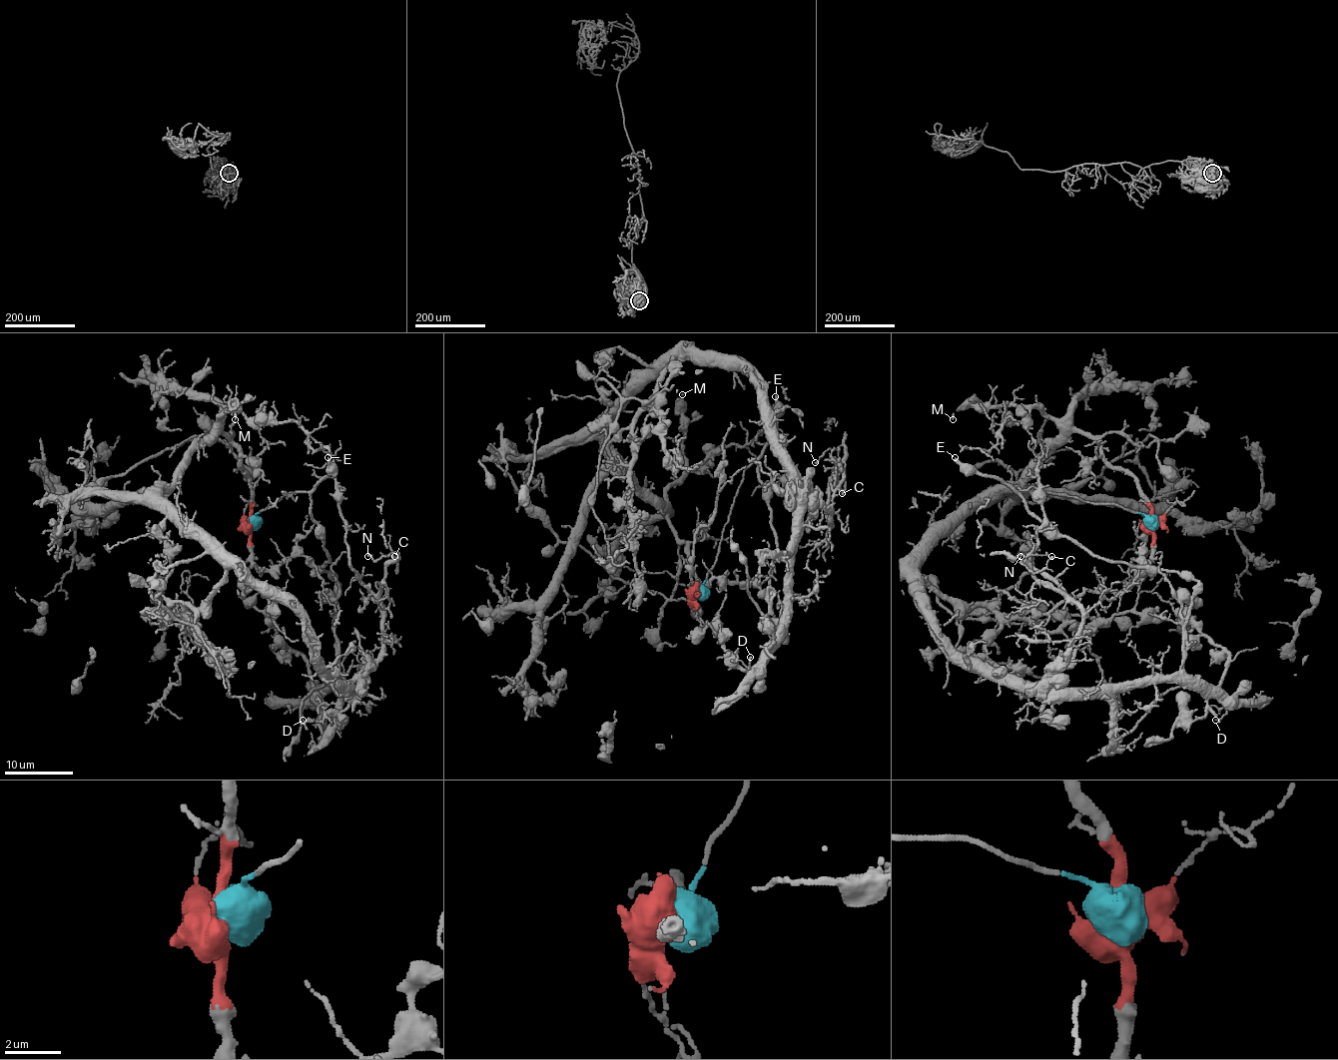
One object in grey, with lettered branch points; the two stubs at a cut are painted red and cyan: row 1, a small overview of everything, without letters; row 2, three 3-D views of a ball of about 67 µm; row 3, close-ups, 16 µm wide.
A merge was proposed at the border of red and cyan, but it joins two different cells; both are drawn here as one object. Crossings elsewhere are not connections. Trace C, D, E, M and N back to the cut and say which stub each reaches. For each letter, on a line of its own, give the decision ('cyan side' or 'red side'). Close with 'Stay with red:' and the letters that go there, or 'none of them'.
C: red side
D: red side
E: cyan side
M: red side
N: red side
Stay with red: C, D, M, N

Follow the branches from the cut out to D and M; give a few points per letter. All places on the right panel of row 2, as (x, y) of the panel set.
D: (1150, 524), (1138, 483), (1071, 431), (938, 536), (922, 607), (956, 651), (1029, 684), (1201, 684), (1215, 720)
M: (1150, 524), (1150, 503), (1138, 483), (1105, 459), (1095, 440), (1062, 430), (1036, 407), (967, 404), (953, 419)

